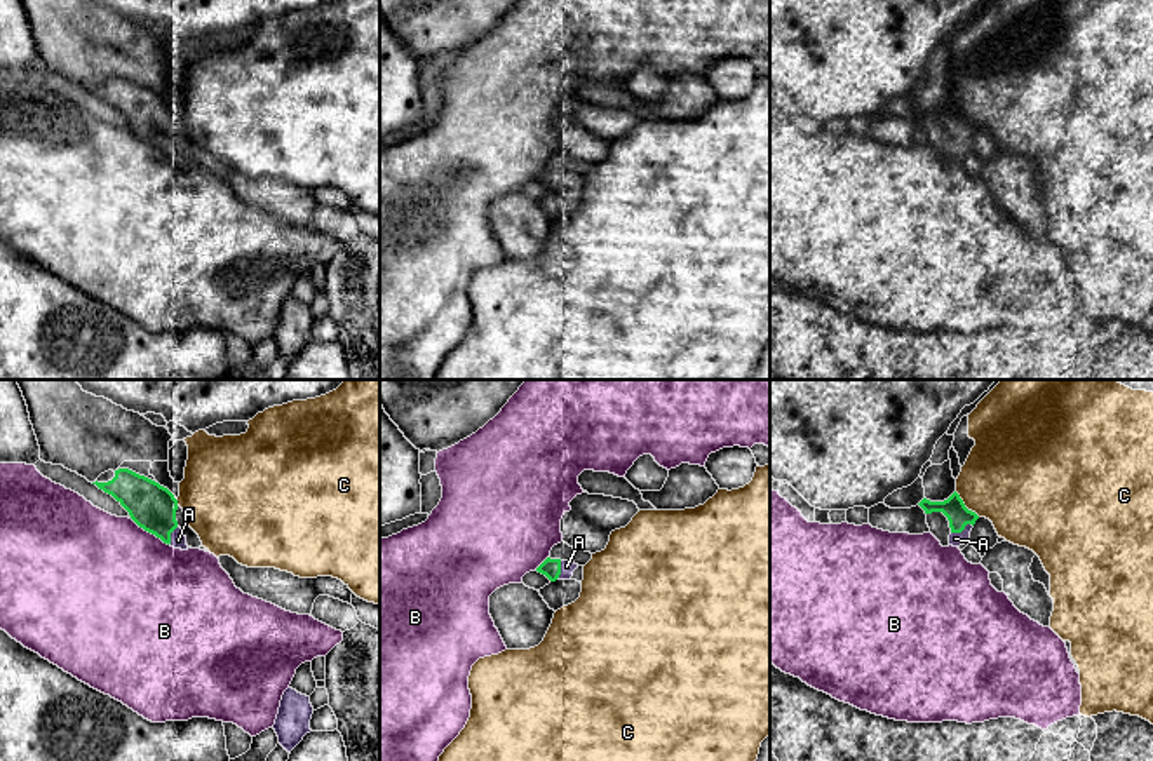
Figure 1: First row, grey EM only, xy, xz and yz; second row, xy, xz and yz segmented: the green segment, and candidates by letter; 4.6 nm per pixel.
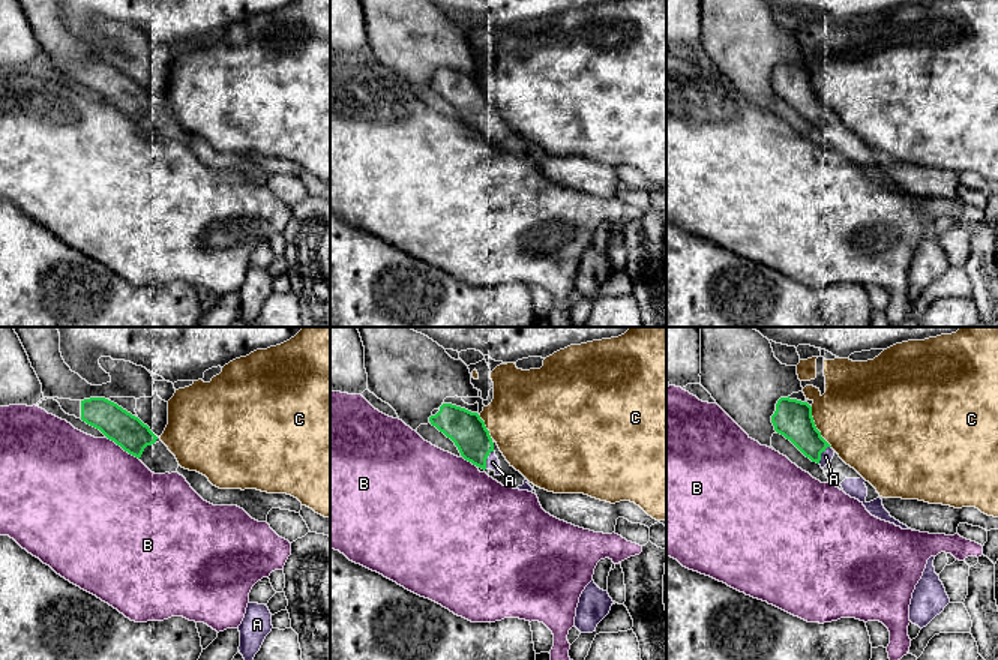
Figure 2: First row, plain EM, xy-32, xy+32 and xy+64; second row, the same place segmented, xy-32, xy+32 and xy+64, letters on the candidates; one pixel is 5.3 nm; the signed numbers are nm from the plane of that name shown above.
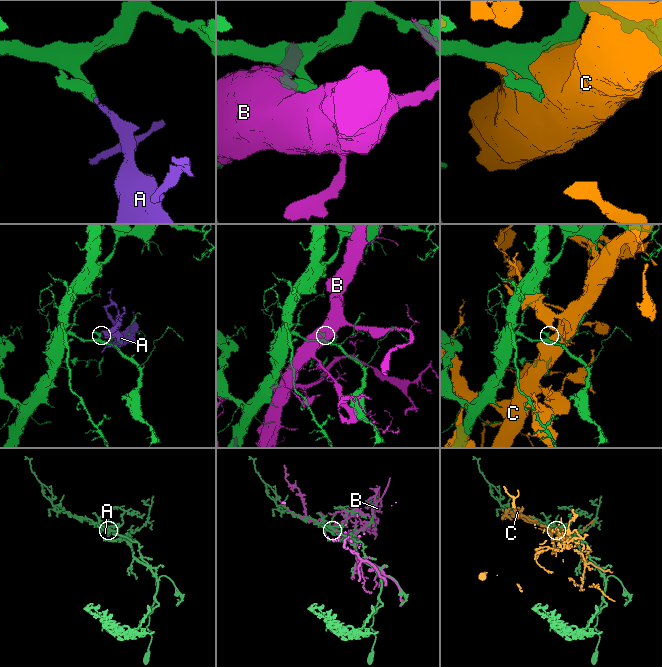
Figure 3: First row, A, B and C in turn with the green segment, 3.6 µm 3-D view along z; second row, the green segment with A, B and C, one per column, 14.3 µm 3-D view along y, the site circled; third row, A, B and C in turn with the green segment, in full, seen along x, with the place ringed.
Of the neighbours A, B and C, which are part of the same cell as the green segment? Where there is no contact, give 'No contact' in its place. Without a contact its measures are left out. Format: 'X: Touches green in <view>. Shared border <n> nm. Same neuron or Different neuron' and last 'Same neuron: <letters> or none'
A: Touches green in yz. Shared border 110 nm. Same neuron
B: Touches green in xy. Shared border 220 nm. Different neuron
C: Touches green in yz. Shared border 170 nm. Different neuron
Same neuron: A

